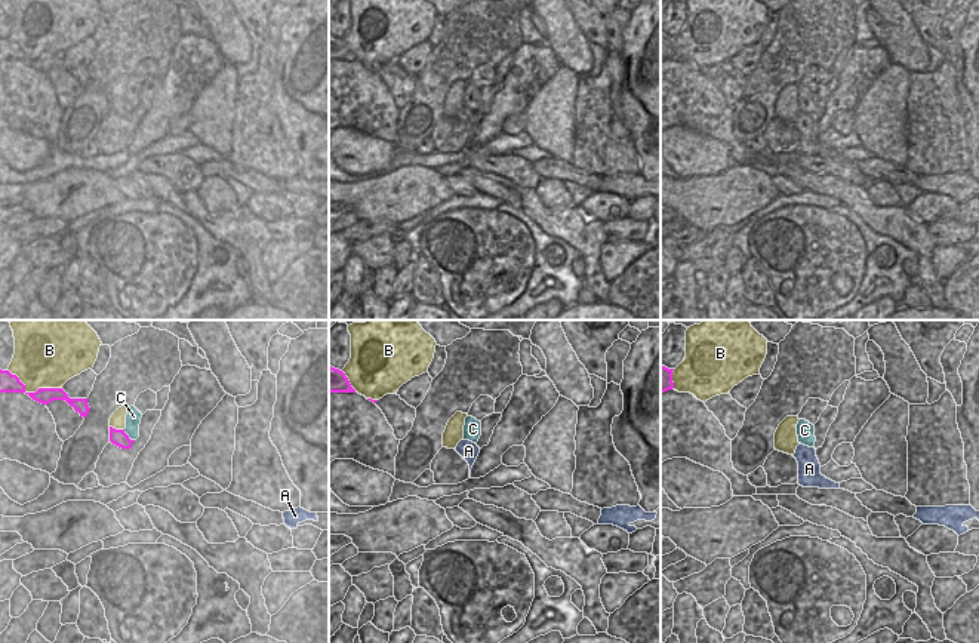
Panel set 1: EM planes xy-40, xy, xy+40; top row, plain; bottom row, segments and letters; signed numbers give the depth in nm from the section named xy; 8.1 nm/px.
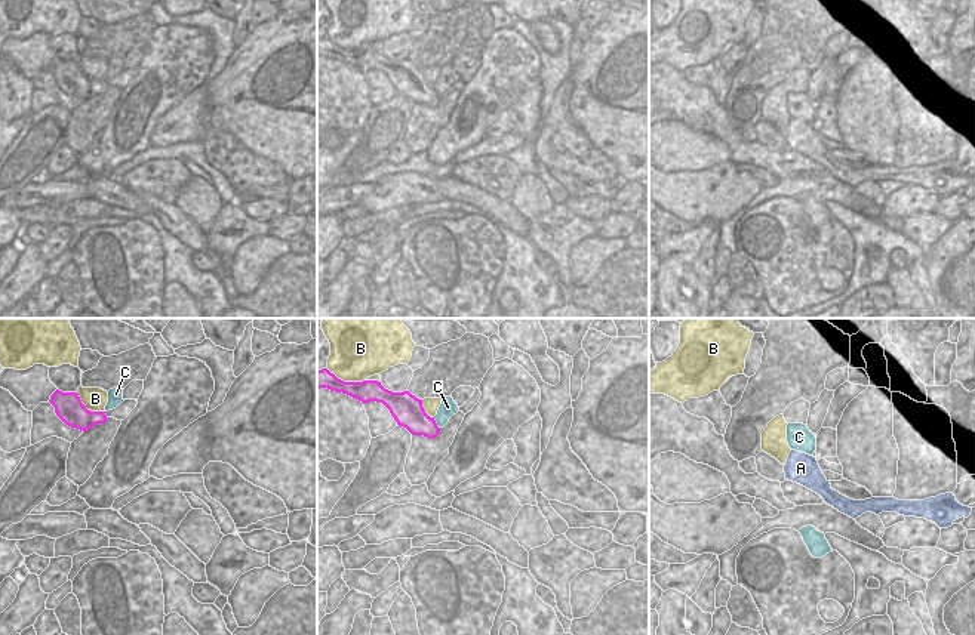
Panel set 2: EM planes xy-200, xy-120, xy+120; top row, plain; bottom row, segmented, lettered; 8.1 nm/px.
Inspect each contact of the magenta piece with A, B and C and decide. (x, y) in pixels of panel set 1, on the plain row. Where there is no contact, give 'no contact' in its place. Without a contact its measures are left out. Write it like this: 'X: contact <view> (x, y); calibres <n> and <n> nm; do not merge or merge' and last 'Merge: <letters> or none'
A: no contact; merge
B: contact xy-40 (33, 61); calibres 150 and 400 nm; do not merge
C: contact xy-40 (128, 104); calibres 140 and 120 nm; do not merge
Merge: A

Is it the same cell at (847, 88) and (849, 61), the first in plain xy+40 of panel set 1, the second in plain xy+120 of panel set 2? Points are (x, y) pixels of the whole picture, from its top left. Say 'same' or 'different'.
same

